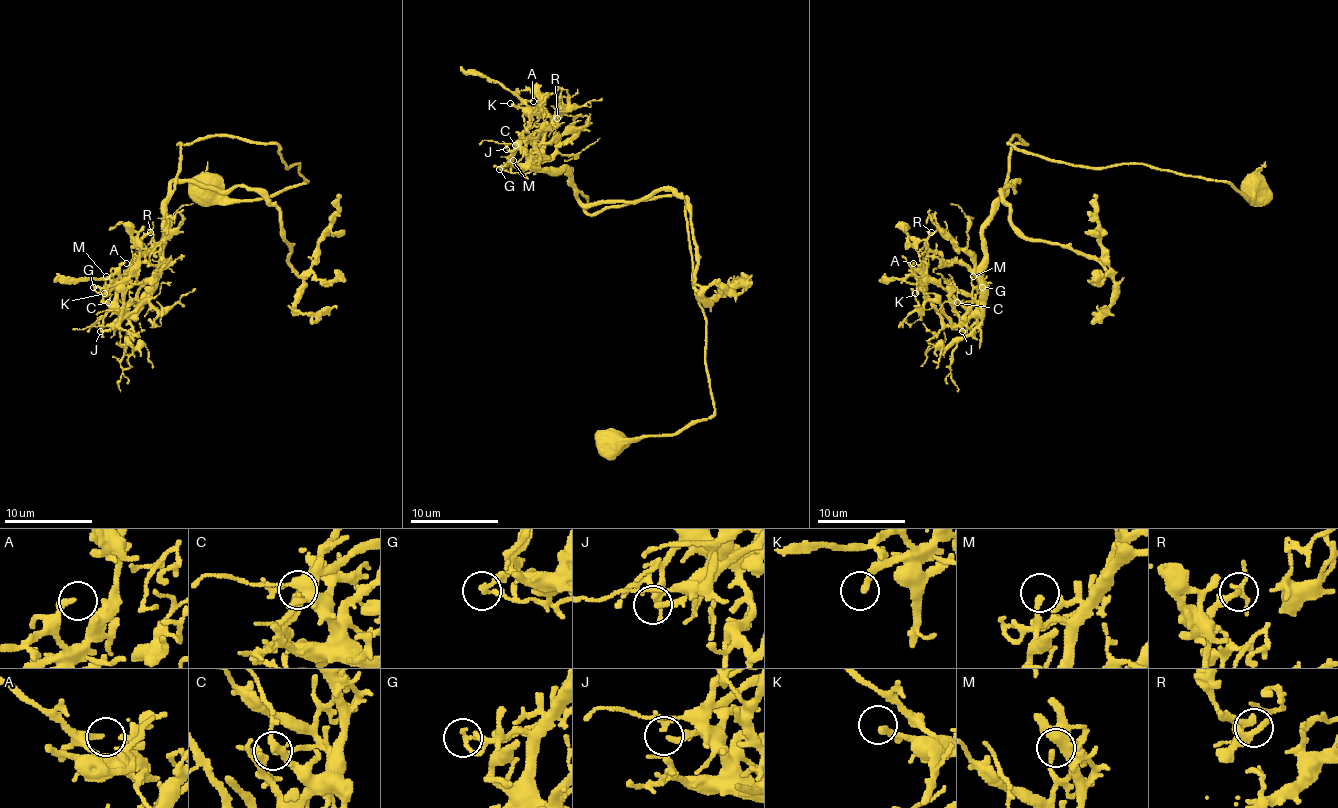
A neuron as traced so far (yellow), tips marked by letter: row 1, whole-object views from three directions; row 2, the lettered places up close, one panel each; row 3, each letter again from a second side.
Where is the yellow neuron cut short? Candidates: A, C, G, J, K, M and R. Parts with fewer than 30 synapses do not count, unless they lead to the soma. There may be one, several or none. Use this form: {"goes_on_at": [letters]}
{"goes_on_at": ["R"]}

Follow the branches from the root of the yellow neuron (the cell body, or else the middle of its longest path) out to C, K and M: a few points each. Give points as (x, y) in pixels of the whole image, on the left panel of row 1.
C: (201, 187), (203, 201), (256, 201), (307, 181), (274, 143), (179, 143), (157, 287), (133, 311), (108, 302)
K: (201, 187), (256, 201), (307, 181), (274, 143), (179, 143), (157, 287), (115, 324), (122, 293), (104, 293)
M: (201, 187), (203, 201), (256, 201), (307, 181), (274, 143), (179, 143), (157, 287), (124, 311), (106, 276)

